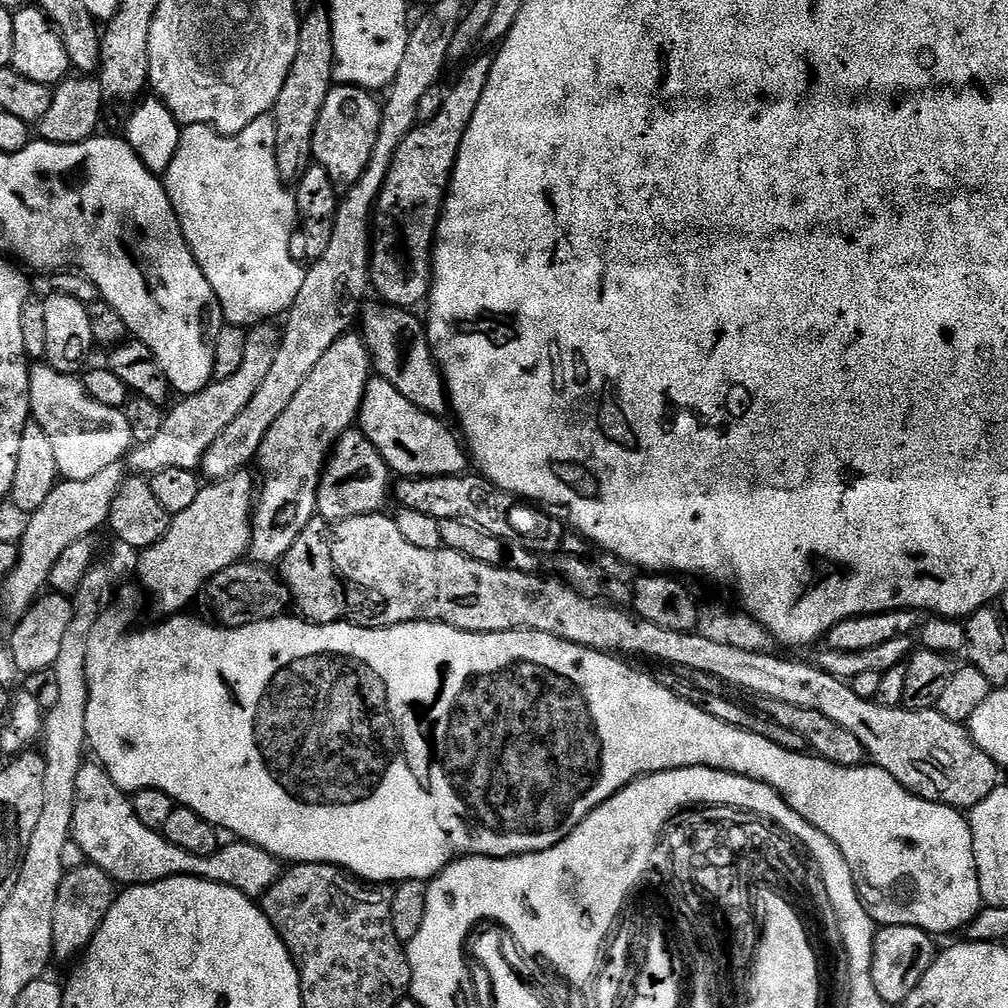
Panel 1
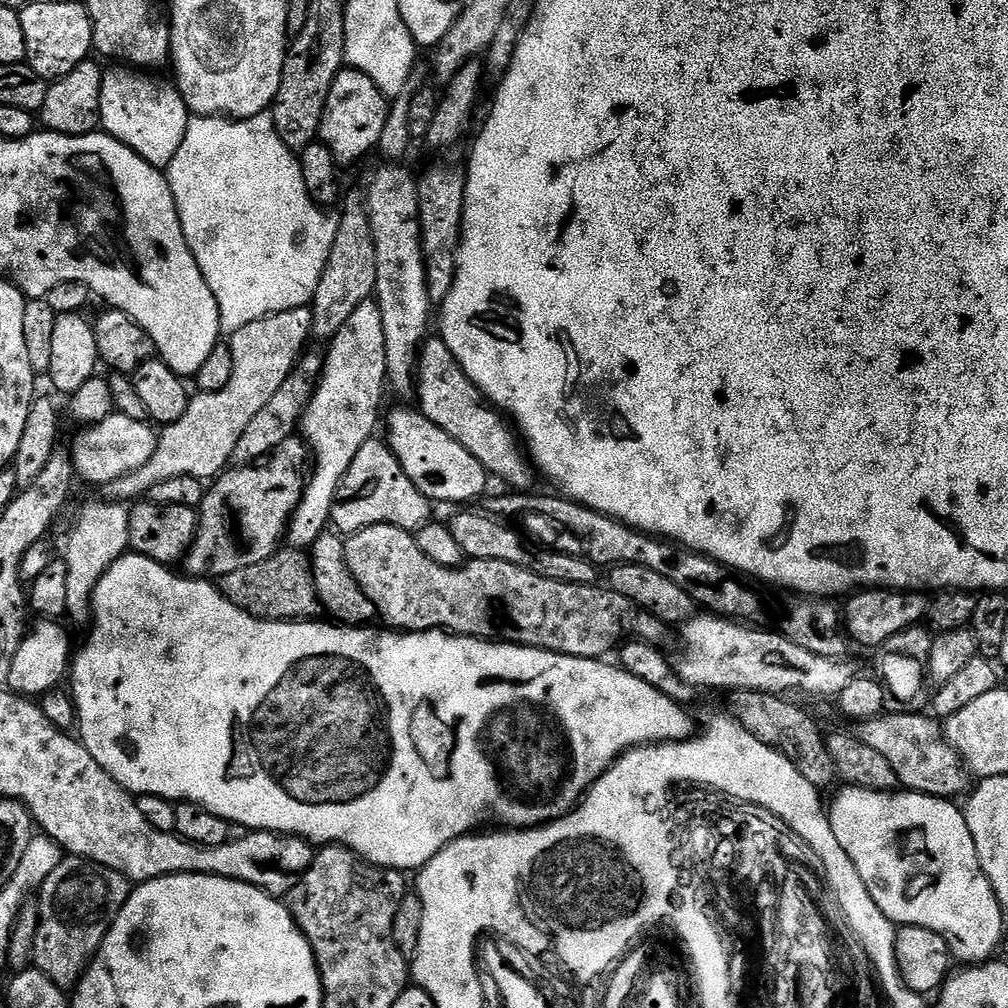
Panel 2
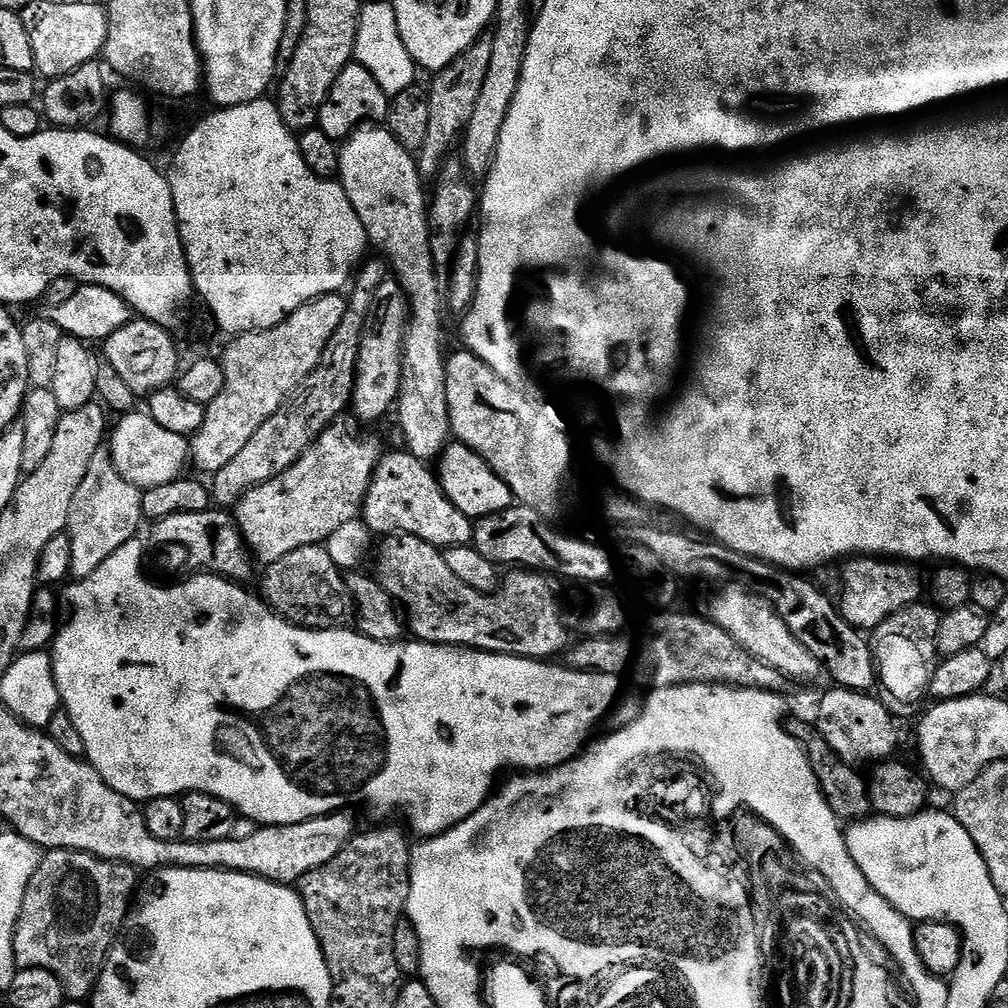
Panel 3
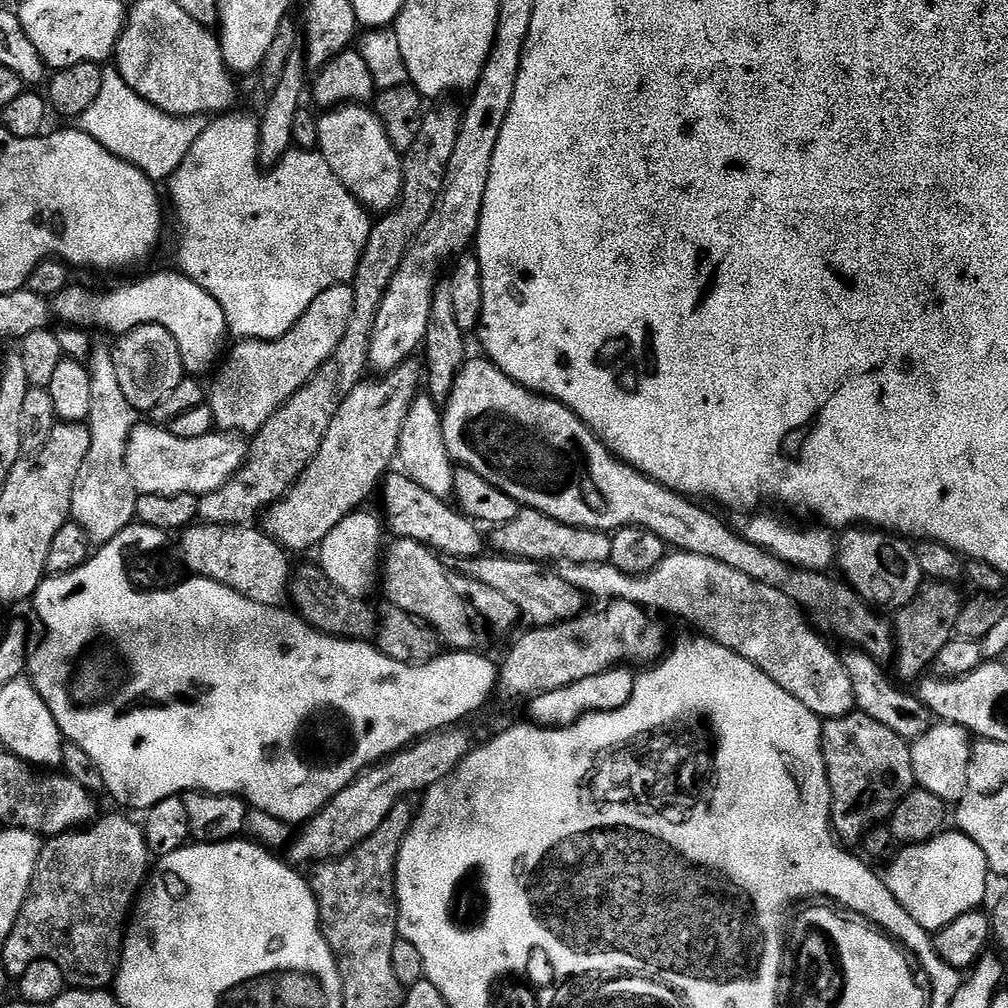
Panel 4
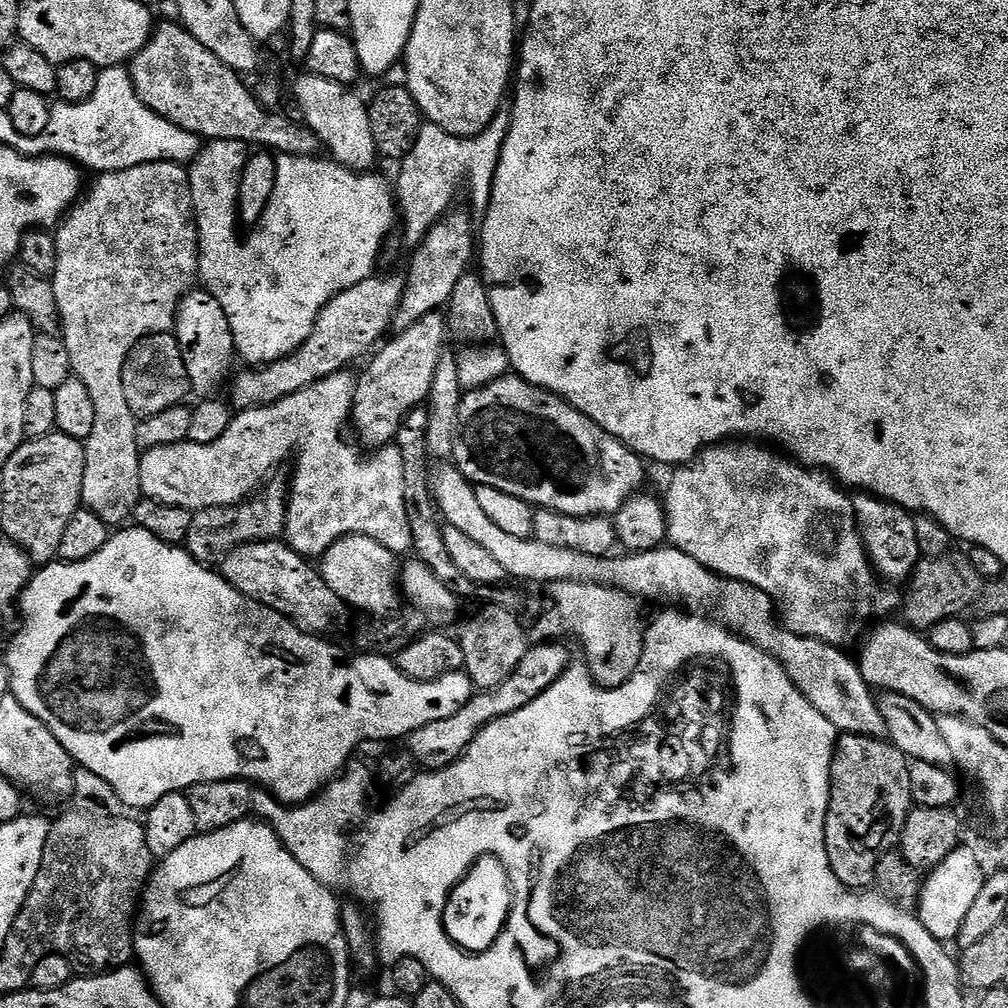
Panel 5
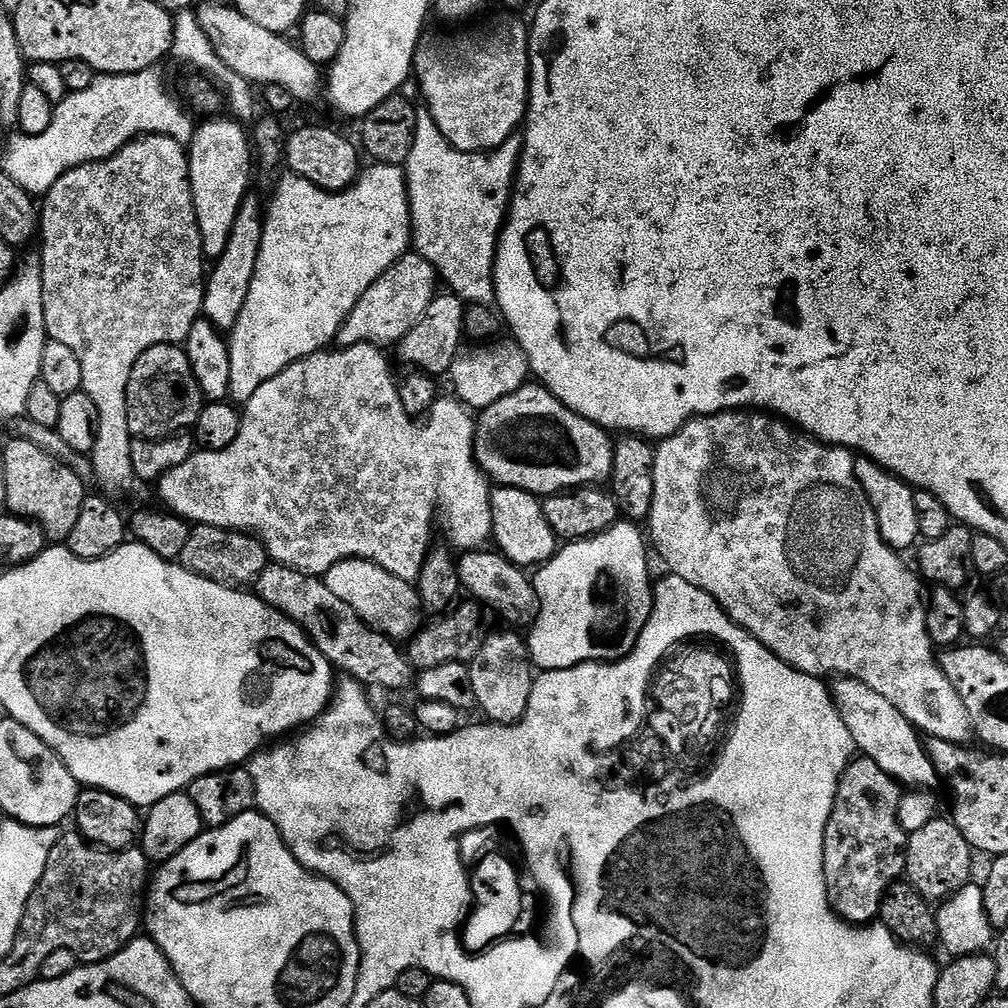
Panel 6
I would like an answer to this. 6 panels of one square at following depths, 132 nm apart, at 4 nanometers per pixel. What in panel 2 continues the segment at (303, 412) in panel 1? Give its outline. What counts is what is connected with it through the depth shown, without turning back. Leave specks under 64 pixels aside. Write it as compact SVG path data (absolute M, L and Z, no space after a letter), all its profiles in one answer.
M375 299L368 300L332 337L326 348L324 370L316 395L310 398L299 431L308 445L312 464L312 476L307 477L304 493L288 522L286 540L297 550L311 549L314 541L329 527L332 507L350 462L354 462L358 450L377 435L376 423L381 423L380 399L386 392L388 363L386 362L386 334L382 330L380 309Z

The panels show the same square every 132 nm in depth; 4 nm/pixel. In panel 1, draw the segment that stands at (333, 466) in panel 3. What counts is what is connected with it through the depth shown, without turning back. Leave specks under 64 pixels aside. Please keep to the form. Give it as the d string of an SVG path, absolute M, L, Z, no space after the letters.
M241 470L221 480L213 480L201 487L198 499L182 514L171 517L166 534L154 546L143 549L139 553L140 561L136 564L136 576L139 587L152 595L161 617L167 618L183 613L184 608L196 595L207 589L210 578L232 564L239 564L245 559L252 541L252 513L254 497L258 492L257 481L252 481L251 471Z

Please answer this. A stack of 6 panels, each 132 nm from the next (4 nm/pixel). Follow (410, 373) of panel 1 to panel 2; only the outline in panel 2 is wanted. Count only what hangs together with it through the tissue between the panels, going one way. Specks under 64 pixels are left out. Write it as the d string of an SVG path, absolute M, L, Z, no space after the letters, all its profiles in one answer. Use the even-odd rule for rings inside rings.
M439 335L425 339L419 353L414 373L414 392L420 395L419 411L424 413L434 426L446 430L454 442L466 446L478 462L488 471L489 477L505 480L512 490L528 490L532 484L534 468L526 459L525 449L509 421L488 403L488 399L466 378L462 366ZM504 420L505 421L504 421ZM509 428L509 429L508 429ZM525 460L525 461L524 461Z

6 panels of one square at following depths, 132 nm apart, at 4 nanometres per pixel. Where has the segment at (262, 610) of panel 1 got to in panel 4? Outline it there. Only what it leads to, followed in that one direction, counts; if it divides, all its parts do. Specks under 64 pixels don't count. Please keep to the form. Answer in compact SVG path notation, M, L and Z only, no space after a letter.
M319 566L312 568L297 567L292 573L290 585L290 604L297 616L304 623L316 629L317 632L324 632L328 636L338 636L342 640L362 640L365 642L373 639L378 627L378 616L368 605L367 599L346 594L326 574Z

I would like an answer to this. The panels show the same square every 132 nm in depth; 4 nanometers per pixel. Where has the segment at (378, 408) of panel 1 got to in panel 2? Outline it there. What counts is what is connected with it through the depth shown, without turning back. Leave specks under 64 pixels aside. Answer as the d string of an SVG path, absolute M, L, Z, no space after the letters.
M396 408L386 416L386 443L398 458L402 470L406 470L410 482L414 482L420 493L432 502L441 500L444 504L464 506L467 500L478 499L484 487L490 483L488 471L482 462L478 462L478 458L474 458L466 446L454 442L446 430L434 426L434 422L430 422L430 418L426 418L423 412L412 408Z

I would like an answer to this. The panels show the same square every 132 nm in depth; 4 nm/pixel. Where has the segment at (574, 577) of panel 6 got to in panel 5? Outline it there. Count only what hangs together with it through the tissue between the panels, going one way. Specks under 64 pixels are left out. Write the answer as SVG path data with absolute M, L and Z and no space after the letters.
M563 580L551 585L552 605L544 612L544 617L536 624L537 637L540 638L564 638L568 636L580 636L580 644L584 647L586 667L596 680L596 683L604 688L617 688L627 682L638 670L638 662L642 662L642 650L644 649L644 633L646 631L646 616L640 613L641 601L621 588L607 588L601 584L579 584Z

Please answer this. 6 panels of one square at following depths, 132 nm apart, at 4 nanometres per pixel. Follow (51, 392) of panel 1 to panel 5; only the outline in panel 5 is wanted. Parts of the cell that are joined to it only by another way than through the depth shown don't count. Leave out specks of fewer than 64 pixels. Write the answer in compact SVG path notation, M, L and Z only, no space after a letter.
M348 370L336 372L330 378L322 378L310 386L306 386L306 390L298 390L298 394L290 394L286 398L282 398L273 404L267 404L261 408L245 408L237 411L235 415L233 415L230 426L226 426L226 434L222 434L222 438L218 438L218 442L214 442L213 444L185 442L182 444L175 444L174 446L158 446L154 450L143 453L140 458L141 493L149 500L157 500L163 504L187 508L189 510L243 504L273 475L273 473L275 473L272 471L274 471L283 460L290 459L296 452L296 477L293 478L292 484L290 480L290 495L288 498L288 527L286 529L286 543L288 547L293 548L293 550L302 557L313 558L312 556L316 556L315 558L320 558L323 557L324 552L331 544L338 542L343 536L369 536L370 538L374 538L374 542L382 542L382 546L386 546L386 550L397 554L403 554L403 552L406 552L406 554L411 553L412 527L410 526L408 507L406 506L406 477L404 471L402 471L404 462L400 449L395 446L385 446L379 450L373 451L371 454L365 454L355 443L352 445L351 442L347 440L348 432L350 436L350 421L352 419L352 408L354 406L356 385L358 383L357 377L355 375L351 376L350 373L351 371Z

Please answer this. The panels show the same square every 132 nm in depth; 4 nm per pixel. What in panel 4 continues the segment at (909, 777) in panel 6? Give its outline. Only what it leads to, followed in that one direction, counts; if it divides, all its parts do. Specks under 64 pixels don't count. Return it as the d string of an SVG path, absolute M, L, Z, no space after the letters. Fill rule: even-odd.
M427 394L417 395L415 402L402 422L398 464L401 464L403 475L410 477L422 490L430 490L439 500L448 500L456 487L457 465L448 453L444 437L444 418L441 409ZM673 551L654 570L641 576L627 576L610 562L590 566L561 564L558 573L570 586L578 586L585 597L597 596L600 602L634 602L653 613L665 612L693 624L700 631L697 633L754 662L786 694L798 698L806 710L818 717L833 720L856 708L852 679L841 653L836 653L827 644L829 641L813 625L813 629L808 625L809 617L800 605L786 598L782 590L746 578L734 566L722 566L722 562L698 554Z

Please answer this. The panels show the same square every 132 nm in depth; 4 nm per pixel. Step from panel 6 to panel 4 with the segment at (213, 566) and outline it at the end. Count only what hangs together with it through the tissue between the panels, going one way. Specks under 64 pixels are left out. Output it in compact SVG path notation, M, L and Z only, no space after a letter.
M443 104L425 115L422 130L418 130L418 142L402 154L402 194L395 206L383 213L370 230L356 277L350 281L354 290L354 314L350 314L350 326L346 326L346 335L342 342L338 342L338 350L334 350L332 357L314 373L310 382L306 382L306 386L289 398L251 437L248 459L232 480L200 497L200 520L203 523L248 526L259 521L308 469L322 446L322 438L326 438L326 430L330 430L330 422L334 422L334 414L338 414L338 406L342 406L342 402L350 398L350 390L365 379L370 368L370 334L374 334L374 320L378 318L378 308L382 306L390 278L398 274L398 266L402 266L402 258L406 258L412 249L414 238L418 238L422 226L430 222L430 214L434 214L434 206L440 201L444 189L450 158L454 158L462 112L452 104Z

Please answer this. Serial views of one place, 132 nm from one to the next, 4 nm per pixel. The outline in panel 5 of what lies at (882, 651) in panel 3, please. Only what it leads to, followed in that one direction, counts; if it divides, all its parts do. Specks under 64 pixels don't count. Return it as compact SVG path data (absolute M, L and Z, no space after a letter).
M953 550L947 552L946 554L942 554L938 558L930 558L929 556L923 557L920 563L916 565L916 569L912 572L910 579L907 581L906 587L909 588L909 592L906 591L902 596L902 620L903 623L907 624L909 628L916 629L917 632L921 634L926 634L930 631L934 626L938 626L942 622L946 622L950 618L954 618L955 616L963 617L965 615L964 611L971 609L973 605L975 605L976 599L978 598L978 594L985 586L985 579L982 574L978 574L978 570L974 570L974 562L970 562L970 558L963 551L960 553L959 550Z

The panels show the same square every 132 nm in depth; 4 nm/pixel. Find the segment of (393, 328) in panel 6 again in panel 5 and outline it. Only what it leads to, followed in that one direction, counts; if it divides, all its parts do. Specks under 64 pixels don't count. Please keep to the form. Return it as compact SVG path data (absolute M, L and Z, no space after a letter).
M373 274L368 279L358 282L358 286L342 290L342 294L334 297L320 311L310 338L302 346L298 346L296 352L281 360L275 360L272 364L252 366L244 370L248 372L238 373L236 381L232 380L230 384L231 407L243 410L273 404L290 394L298 394L298 390L306 390L306 386L322 378L330 378L336 372L345 371L351 360L364 355L367 357L389 335L388 328L390 332L396 319L396 311L404 297L406 280L403 275L380 275Z

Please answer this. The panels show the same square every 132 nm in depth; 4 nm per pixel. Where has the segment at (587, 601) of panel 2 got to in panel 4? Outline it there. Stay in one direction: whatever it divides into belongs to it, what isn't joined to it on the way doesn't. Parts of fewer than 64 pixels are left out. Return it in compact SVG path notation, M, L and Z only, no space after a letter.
M397 539L395 543L382 556L382 592L384 588L388 595L387 603L398 606L406 614L427 624L449 649L475 649L477 645L476 632L472 629L473 613L464 600L454 594L452 576L444 569L445 561L427 544L401 539Z

